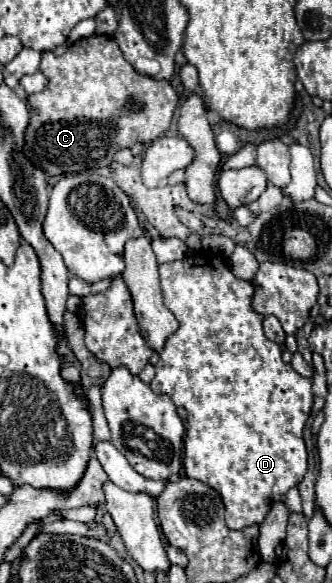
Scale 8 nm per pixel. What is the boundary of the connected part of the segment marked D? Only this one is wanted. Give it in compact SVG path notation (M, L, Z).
M191 252L187 258L191 260L175 260L175 262L167 262L159 266L159 274L161 274L161 290L165 296L165 306L173 312L173 316L179 322L179 328L175 334L171 334L161 350L161 358L155 366L155 378L151 382L151 390L155 394L165 394L173 400L175 406L183 406L187 410L187 432L185 432L185 444L183 444L183 470L185 476L195 478L205 482L207 486L211 486L213 490L217 490L221 494L223 506L225 506L225 524L229 526L229 530L241 530L245 526L253 526L253 524L261 524L265 520L265 516L269 514L269 510L273 508L273 504L283 502L285 494L297 486L305 472L307 472L307 452L305 452L305 442L303 442L303 428L305 422L311 414L311 406L313 406L313 392L311 392L311 380L299 376L291 364L285 364L281 360L281 348L279 344L271 342L265 338L263 334L263 316L255 314L251 310L251 296L253 296L253 286L247 280L239 280L233 276L231 268L227 266L225 258L209 254L209 252Z

